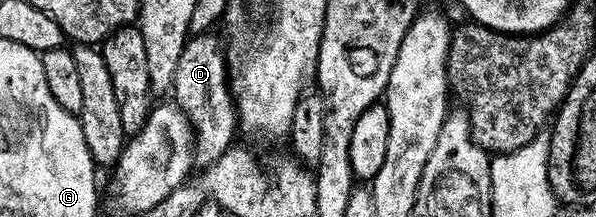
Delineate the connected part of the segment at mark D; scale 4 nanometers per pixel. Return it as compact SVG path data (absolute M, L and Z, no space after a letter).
M213 33L190 34L180 54L171 88L172 100L189 119L195 140L195 159L201 165L214 163L235 143L237 108L233 92L229 90L223 43L218 39Z

